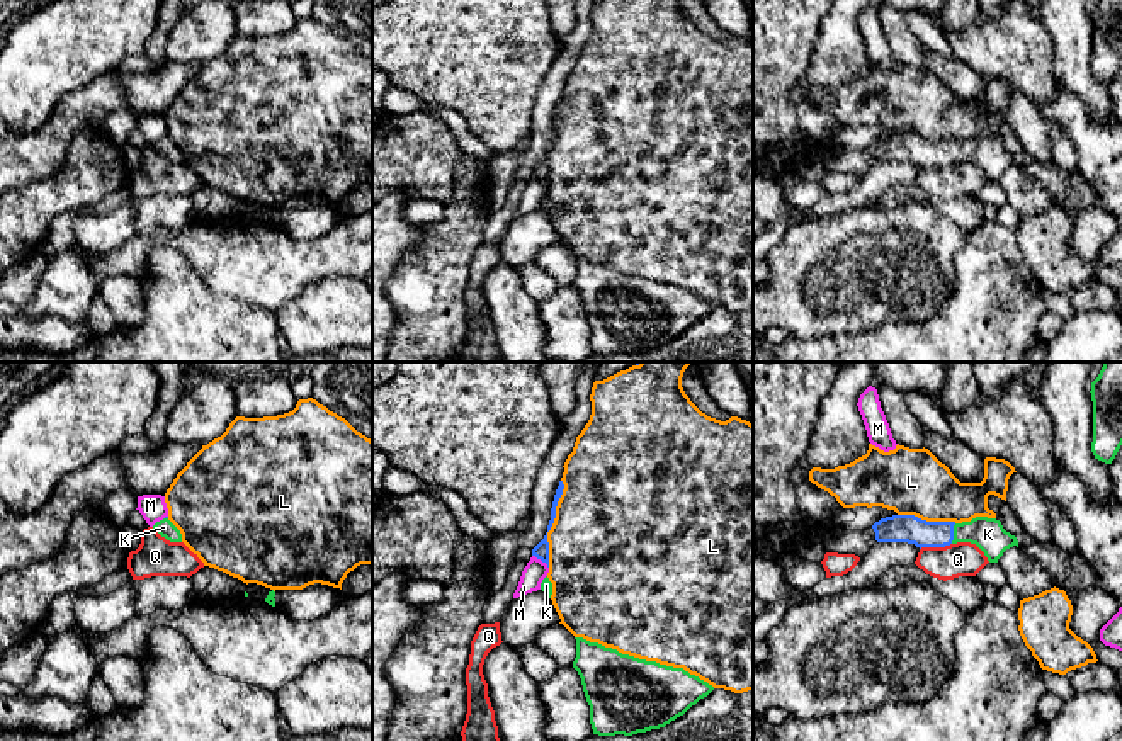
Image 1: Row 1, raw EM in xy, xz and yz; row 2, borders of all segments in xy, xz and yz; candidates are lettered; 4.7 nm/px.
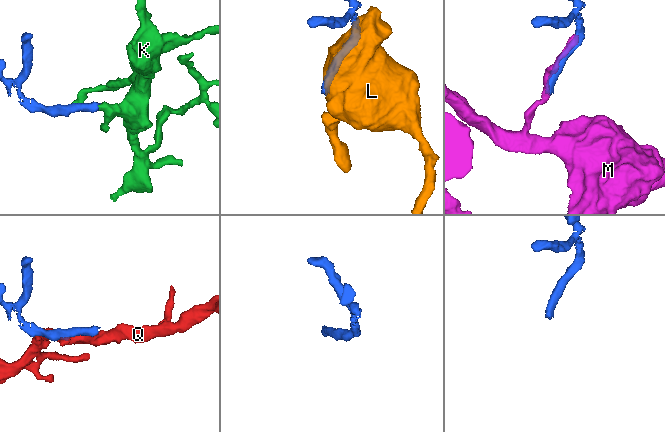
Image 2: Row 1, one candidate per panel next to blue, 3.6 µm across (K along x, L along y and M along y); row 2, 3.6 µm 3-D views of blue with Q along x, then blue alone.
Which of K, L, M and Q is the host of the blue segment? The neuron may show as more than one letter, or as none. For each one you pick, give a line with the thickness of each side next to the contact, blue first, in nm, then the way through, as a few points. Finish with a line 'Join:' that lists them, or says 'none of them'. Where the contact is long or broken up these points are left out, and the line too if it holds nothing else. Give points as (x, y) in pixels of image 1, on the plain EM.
K: 130/160 nm | across yz (910, 148), (922, 153), (952, 153), (988, 153)
Join: K

